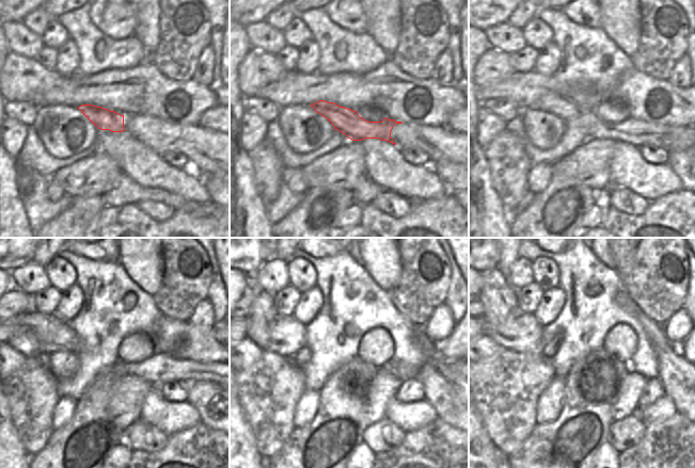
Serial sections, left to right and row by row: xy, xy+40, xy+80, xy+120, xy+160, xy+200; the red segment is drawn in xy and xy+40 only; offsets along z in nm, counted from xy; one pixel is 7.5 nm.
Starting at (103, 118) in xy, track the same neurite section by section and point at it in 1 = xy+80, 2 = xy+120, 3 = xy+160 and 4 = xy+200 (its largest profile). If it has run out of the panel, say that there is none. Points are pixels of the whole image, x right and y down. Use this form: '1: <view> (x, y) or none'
1: xy+80 (636, 132)
2: xy+120 (159, 369)
3: xy+160 (284, 335)
4: xy+200 (523, 334)

